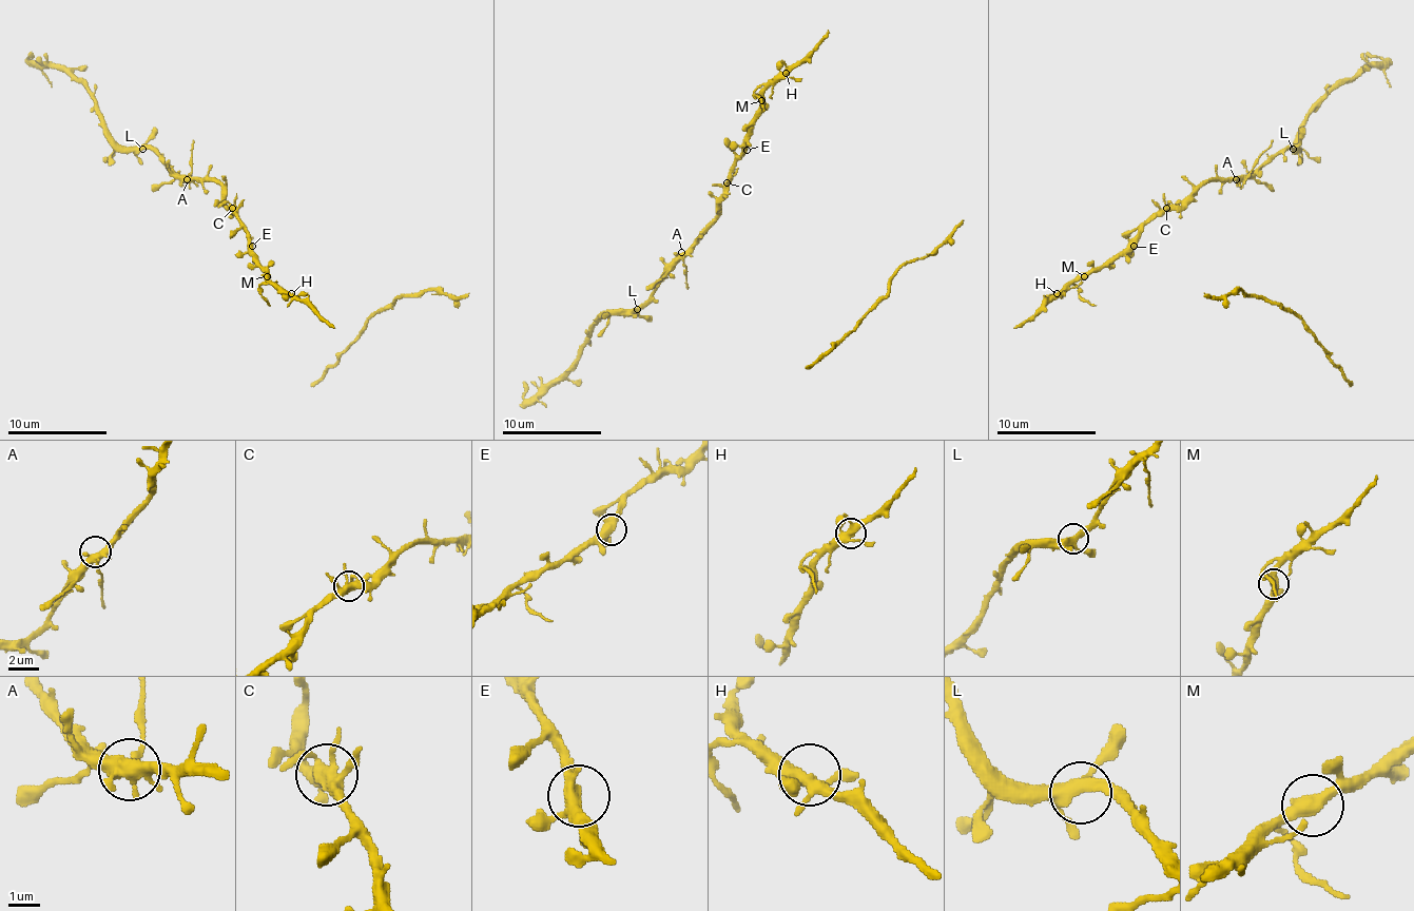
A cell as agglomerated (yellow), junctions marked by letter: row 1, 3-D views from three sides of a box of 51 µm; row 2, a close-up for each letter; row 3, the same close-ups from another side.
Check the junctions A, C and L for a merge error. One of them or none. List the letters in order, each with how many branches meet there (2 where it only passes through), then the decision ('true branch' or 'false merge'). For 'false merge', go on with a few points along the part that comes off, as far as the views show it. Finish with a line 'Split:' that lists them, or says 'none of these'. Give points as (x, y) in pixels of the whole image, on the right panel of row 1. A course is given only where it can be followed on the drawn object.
A: 4 branches meet; true branch
C: 5 branches meet; true branch
L: 4 branches meet; true branch
Split: none of these

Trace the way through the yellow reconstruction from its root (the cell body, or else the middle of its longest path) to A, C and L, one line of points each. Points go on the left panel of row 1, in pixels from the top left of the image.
A: (241, 224), (225, 201), (225, 189), (217, 181), (187, 179)
C: (241, 224), (232, 209)
L: (241, 224), (225, 201), (225, 189), (217, 181), (182, 179), (155, 152), (142, 149)

